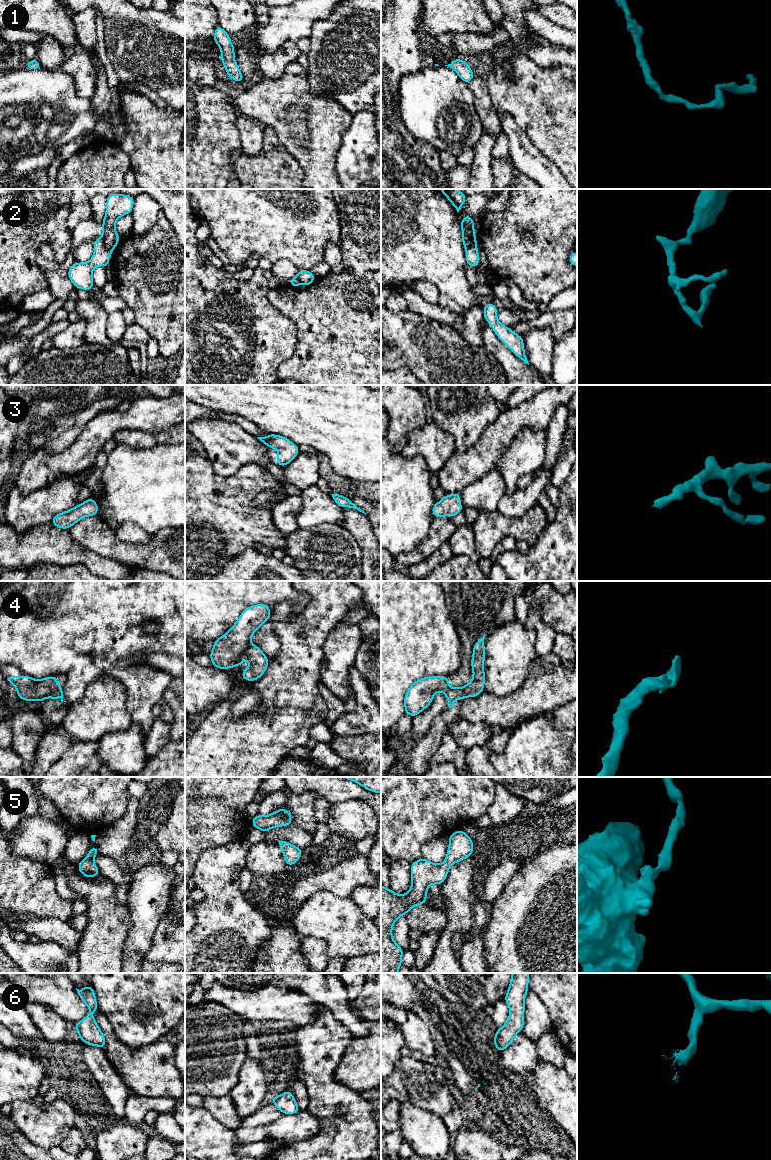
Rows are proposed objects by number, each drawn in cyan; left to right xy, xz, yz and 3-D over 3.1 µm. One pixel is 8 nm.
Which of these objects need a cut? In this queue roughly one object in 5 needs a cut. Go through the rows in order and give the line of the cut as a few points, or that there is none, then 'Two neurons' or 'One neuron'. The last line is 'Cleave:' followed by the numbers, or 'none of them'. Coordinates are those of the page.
1: No split. One neuron
2: Split along xy (101, 238), (104, 246), (111, 252). Two neurons
3: No split. One neuron
4: Split along xy (61, 687), (49, 696). Two neurons
5: No split. One neuron
6: No split. One neuron
Cleave: 2, 4

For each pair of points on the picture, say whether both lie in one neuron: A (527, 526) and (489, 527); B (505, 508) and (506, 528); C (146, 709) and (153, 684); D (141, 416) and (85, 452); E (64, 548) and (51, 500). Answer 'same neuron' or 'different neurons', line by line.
A: same neuron
B: different neurons
C: same neuron
D: same neuron
E: different neurons

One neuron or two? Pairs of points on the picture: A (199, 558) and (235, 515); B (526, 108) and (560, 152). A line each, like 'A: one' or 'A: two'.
A: one
B: one

